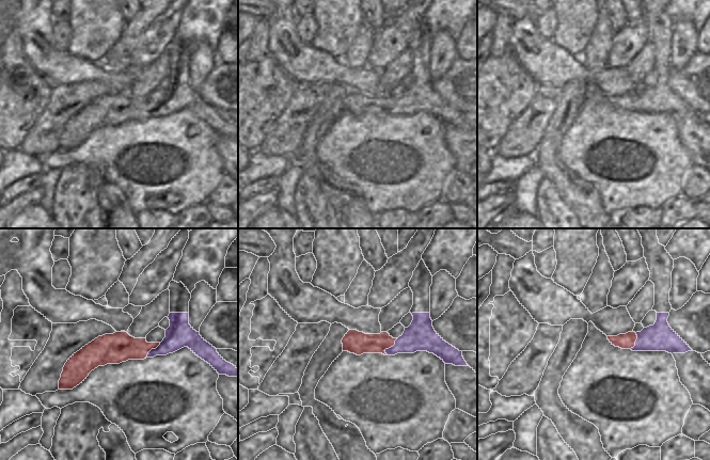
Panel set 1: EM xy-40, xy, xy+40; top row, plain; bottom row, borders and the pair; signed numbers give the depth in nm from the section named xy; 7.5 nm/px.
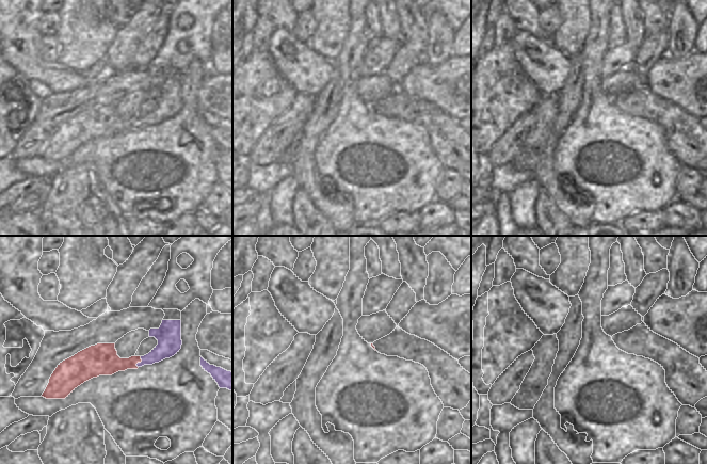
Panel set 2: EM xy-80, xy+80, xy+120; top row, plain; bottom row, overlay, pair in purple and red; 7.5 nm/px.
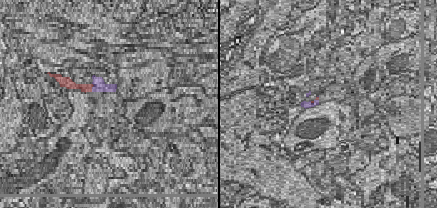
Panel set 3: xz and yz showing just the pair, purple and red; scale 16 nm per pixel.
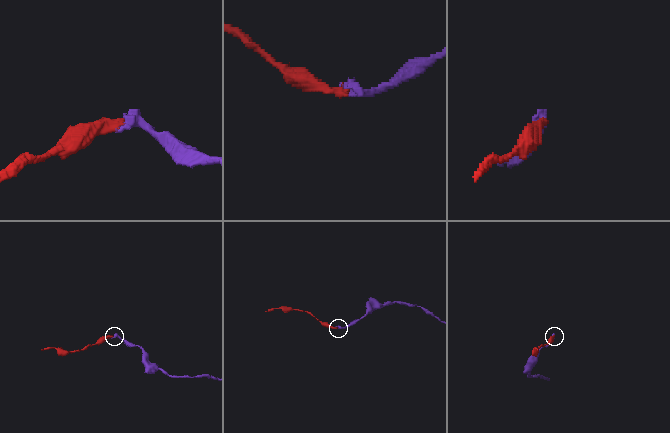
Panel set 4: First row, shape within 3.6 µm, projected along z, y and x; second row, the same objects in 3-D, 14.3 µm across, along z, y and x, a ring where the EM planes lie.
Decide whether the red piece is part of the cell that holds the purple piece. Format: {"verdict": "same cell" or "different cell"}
{"verdict": "different cell"}

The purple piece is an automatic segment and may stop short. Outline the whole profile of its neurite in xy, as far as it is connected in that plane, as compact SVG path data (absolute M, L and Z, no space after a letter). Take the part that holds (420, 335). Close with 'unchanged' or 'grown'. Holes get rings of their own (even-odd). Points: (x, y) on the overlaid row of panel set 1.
M412 313L412 316L411 324L405 328L403 335L395 340L395 345L384 350L388 355L427 351L440 358L445 364L468 366L462 351L446 343L435 331L430 313Z | unchanged

